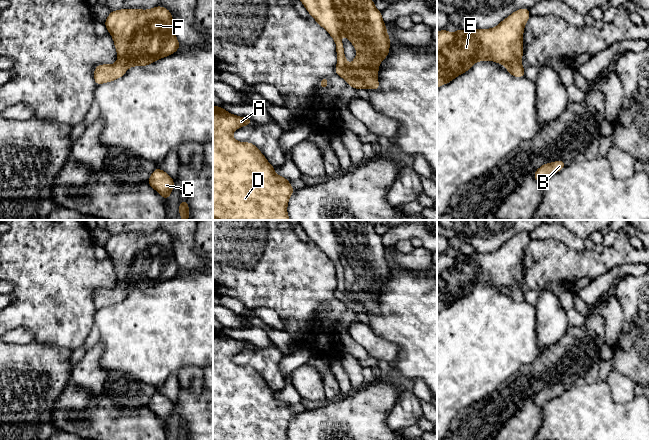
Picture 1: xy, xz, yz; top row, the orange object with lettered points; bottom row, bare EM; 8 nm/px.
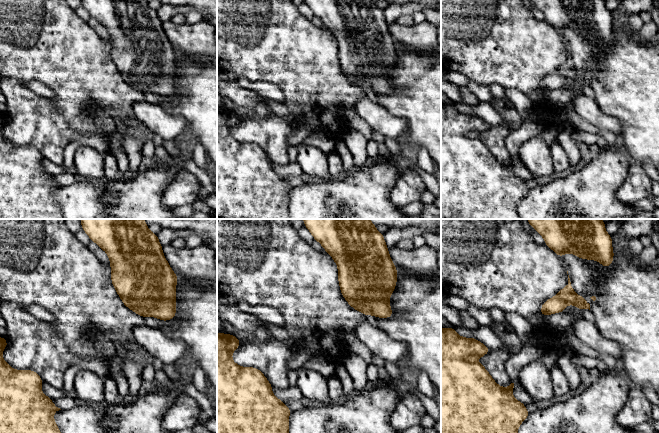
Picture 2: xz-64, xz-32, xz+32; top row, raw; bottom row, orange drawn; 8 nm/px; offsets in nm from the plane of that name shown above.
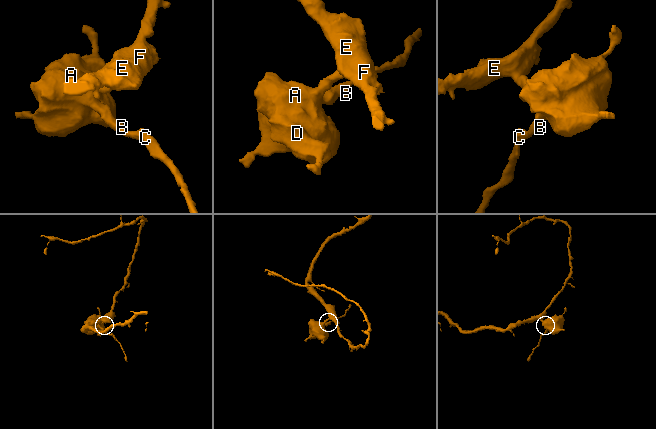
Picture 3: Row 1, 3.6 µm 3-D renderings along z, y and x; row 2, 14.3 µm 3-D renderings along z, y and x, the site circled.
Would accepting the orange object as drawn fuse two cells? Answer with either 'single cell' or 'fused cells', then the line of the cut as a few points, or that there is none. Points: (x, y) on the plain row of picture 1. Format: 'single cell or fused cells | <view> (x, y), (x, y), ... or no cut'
single cell | no cut

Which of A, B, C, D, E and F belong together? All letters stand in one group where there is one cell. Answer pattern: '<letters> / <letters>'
A B C D E F

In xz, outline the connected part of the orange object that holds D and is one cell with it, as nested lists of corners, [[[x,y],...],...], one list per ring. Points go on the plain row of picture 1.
[[[213,330],[213,440],[288,440],[287,430],[290,420],[295,413],[289,408],[289,403],[277,399],[272,390],[261,375],[250,366],[238,366],[232,361],[235,354],[245,349],[252,349],[253,345],[246,341],[240,341],[229,337],[221,330]]]

